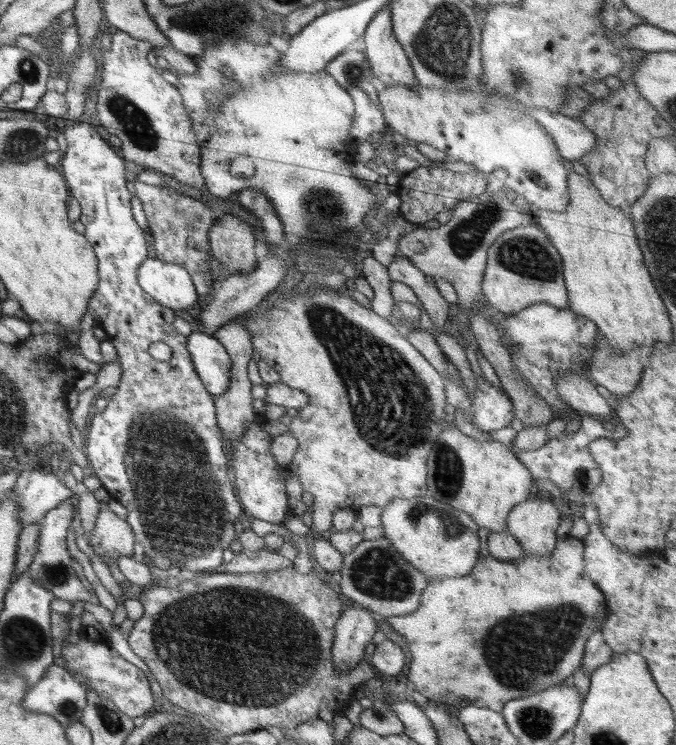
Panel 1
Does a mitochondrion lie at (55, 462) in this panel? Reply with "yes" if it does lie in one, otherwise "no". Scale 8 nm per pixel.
no

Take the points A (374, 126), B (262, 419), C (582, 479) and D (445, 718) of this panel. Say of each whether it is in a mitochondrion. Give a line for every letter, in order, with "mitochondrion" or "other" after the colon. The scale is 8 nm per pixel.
A: other
B: other
C: other
D: other

